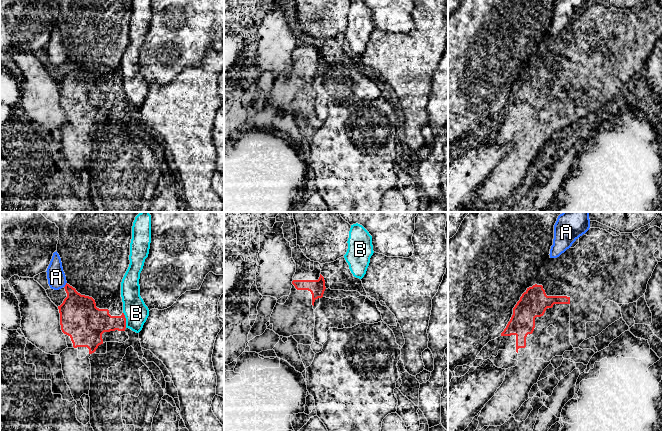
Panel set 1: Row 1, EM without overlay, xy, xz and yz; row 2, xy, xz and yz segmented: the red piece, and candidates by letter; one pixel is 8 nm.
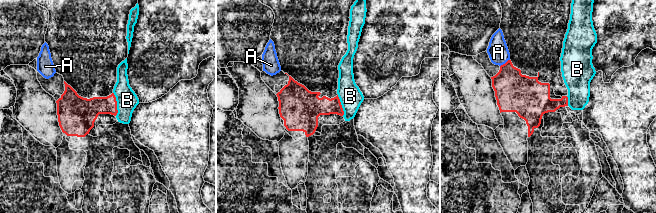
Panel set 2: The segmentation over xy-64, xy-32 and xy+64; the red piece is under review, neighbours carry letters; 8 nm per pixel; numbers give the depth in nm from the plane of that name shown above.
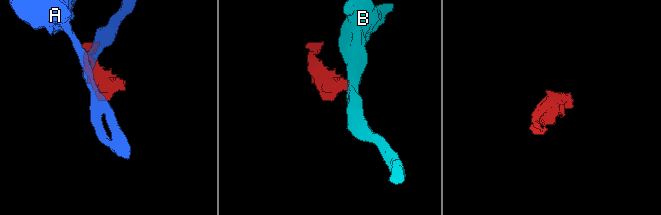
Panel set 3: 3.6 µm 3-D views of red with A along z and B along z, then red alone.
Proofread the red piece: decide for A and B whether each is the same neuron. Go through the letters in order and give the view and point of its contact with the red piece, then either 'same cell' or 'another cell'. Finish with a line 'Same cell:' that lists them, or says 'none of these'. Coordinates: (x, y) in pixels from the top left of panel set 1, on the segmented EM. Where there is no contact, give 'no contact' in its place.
A: xy (65, 285) | another cell
B: xy (125, 320) | another cell
Same cell: none of these

